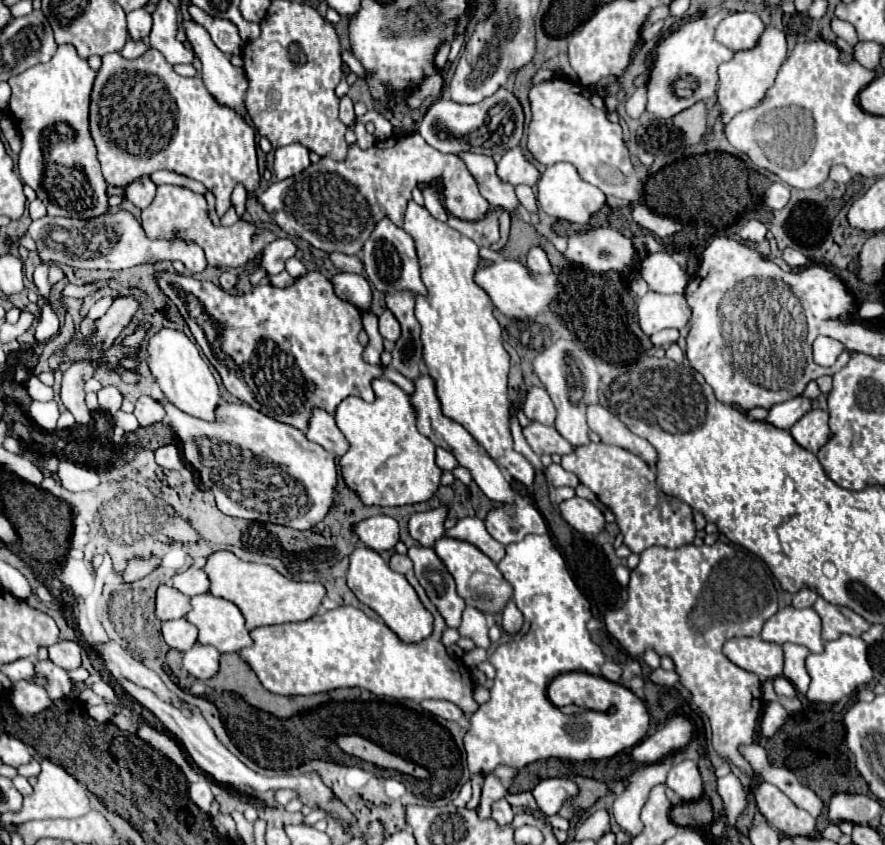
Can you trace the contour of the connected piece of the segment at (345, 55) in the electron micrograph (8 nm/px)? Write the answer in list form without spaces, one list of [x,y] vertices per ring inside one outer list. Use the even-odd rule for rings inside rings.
[[[343,50],[342,51],[342,60],[346,63],[351,69],[351,72],[354,72],[360,79],[365,79],[369,74],[362,67],[359,60],[357,60],[350,52]]]

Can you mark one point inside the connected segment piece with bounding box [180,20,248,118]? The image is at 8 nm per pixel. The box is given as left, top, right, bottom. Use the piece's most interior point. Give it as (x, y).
(228, 84)

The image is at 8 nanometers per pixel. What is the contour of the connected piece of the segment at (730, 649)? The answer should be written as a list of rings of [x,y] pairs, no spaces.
[[[730,638],[724,644],[724,654],[736,666],[760,676],[762,680],[772,680],[782,676],[784,656],[782,646],[764,642],[762,638]]]

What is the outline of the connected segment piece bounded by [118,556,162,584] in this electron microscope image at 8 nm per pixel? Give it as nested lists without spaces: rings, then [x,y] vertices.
[[[152,556],[152,558],[130,558],[126,568],[118,574],[122,584],[130,584],[136,580],[142,580],[144,576],[148,576],[150,572],[154,572],[156,568],[160,568],[160,558]]]

